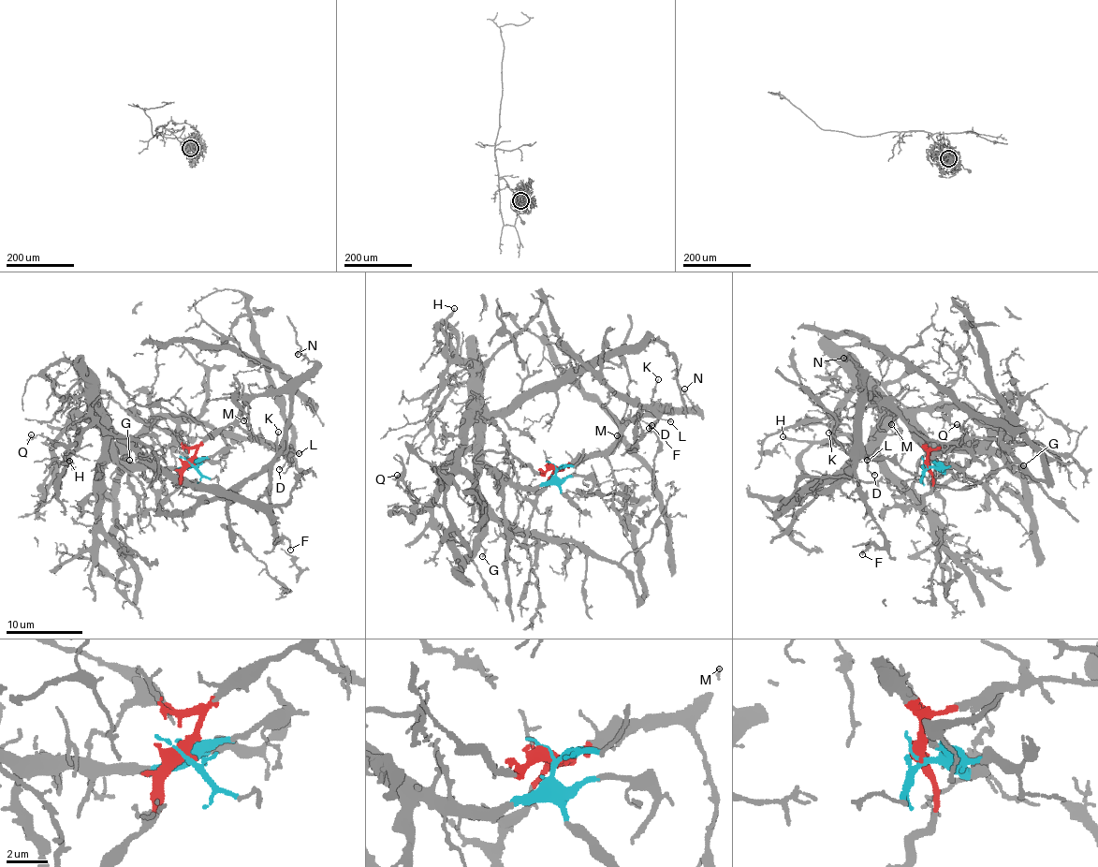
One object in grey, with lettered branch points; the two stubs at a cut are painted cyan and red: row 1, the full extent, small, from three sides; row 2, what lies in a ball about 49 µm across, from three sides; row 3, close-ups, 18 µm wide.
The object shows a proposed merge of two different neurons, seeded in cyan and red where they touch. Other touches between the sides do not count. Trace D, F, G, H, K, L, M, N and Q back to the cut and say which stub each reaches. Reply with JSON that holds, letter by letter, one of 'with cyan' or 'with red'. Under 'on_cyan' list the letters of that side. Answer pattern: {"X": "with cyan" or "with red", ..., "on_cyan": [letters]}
{"D": "with red", "F": "with red", "G": "with cyan", "H": "with cyan", "K": "with red", "L": "with red", "M": "with red", "N": "with red", "Q": "with cyan", "on_cyan": ["G", "H", "Q"]}

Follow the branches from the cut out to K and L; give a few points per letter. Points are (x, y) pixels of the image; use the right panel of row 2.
K: (926, 465), (927, 450), (914, 431), (878, 401), (866, 398), (857, 404), (856, 444), (848, 453), (828, 432)
L: (926, 465), (927, 450), (914, 431), (872, 398), (863, 401), (862, 451), (867, 461)

